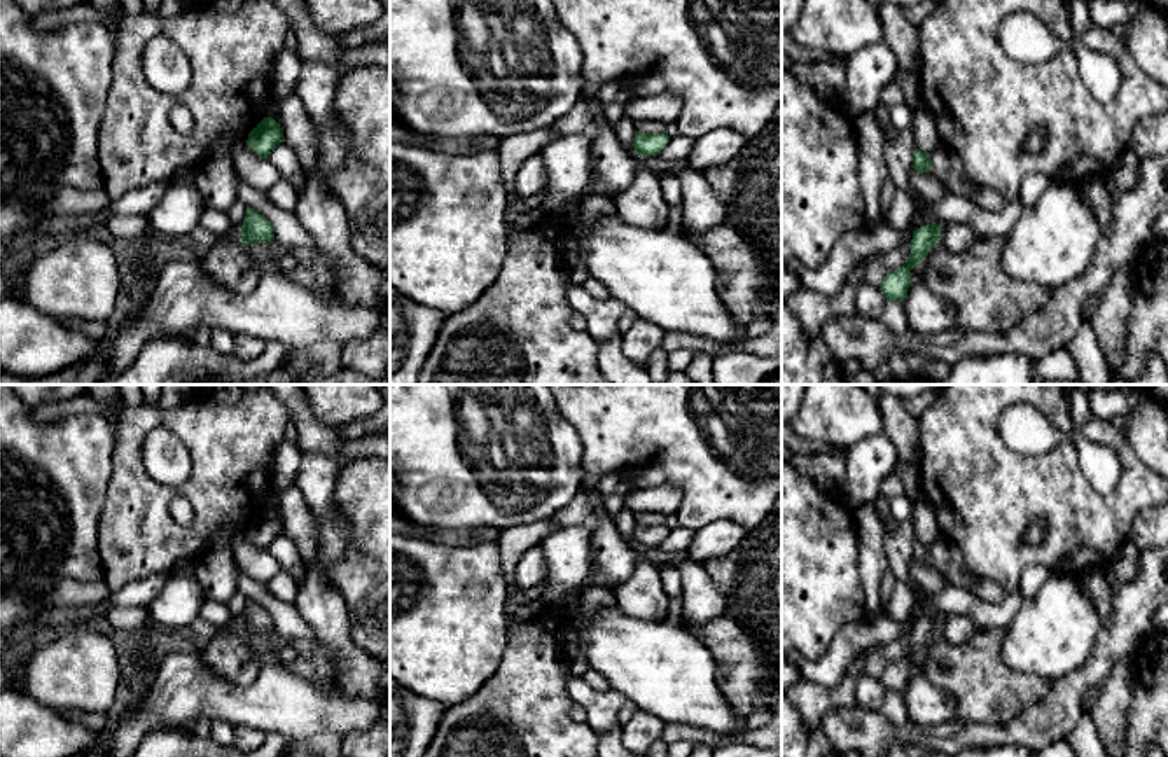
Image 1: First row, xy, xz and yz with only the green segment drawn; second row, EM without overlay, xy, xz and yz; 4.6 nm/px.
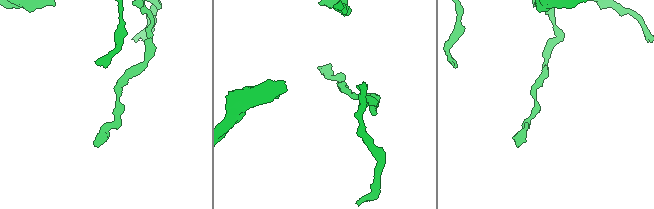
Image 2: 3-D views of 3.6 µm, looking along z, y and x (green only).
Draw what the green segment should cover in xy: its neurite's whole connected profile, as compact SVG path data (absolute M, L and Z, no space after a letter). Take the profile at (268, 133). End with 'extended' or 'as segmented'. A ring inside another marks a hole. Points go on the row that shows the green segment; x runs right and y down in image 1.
M264 117L250 133L247 145L261 157L268 159L271 150L283 143L283 131L273 117Z; as segmented

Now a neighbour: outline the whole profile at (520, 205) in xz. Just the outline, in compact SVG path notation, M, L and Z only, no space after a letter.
M547 189L530 198L518 198L507 205L505 220L511 224L518 215L539 208L547 198Z

